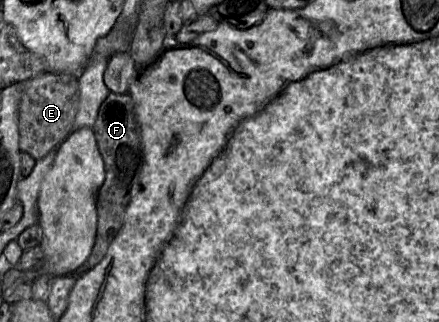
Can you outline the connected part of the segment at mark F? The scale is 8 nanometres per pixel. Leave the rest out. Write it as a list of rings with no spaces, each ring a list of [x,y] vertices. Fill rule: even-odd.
[[[112,93],[101,104],[96,121],[92,127],[96,143],[105,166],[105,180],[97,193],[97,232],[90,256],[85,263],[72,274],[80,276],[98,264],[121,230],[126,209],[135,194],[143,164],[143,146],[139,124],[135,113],[135,104],[130,94]]]

